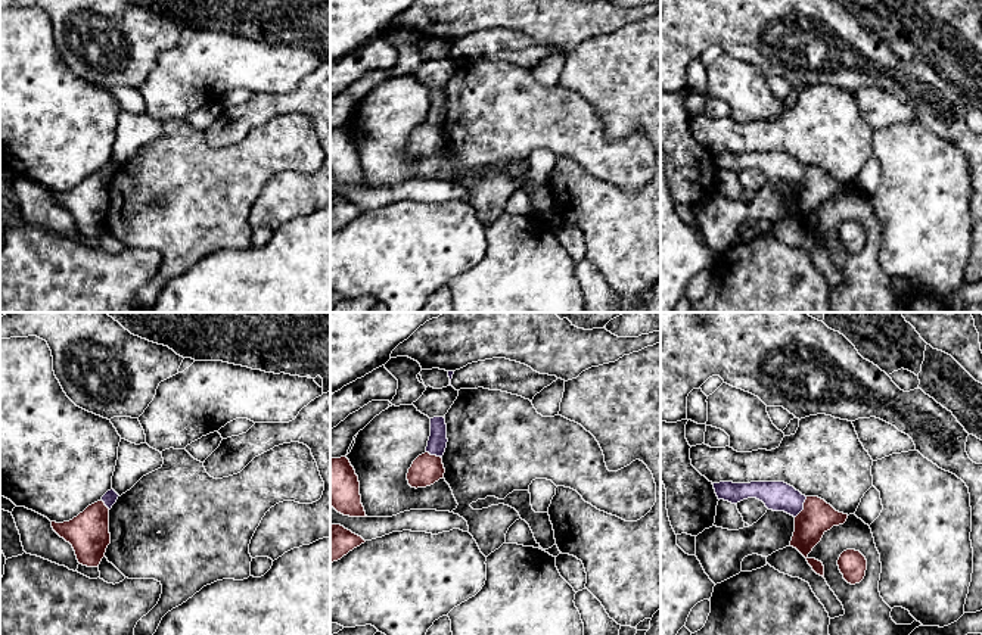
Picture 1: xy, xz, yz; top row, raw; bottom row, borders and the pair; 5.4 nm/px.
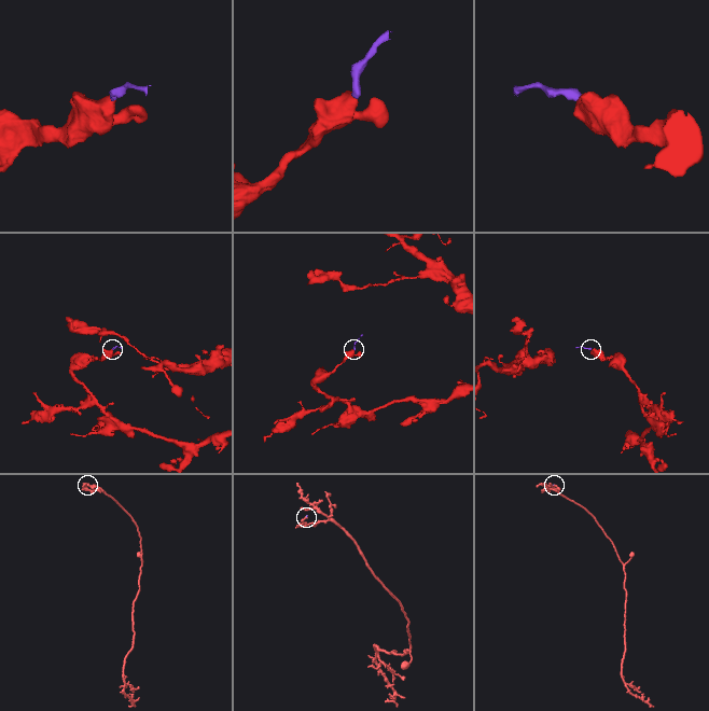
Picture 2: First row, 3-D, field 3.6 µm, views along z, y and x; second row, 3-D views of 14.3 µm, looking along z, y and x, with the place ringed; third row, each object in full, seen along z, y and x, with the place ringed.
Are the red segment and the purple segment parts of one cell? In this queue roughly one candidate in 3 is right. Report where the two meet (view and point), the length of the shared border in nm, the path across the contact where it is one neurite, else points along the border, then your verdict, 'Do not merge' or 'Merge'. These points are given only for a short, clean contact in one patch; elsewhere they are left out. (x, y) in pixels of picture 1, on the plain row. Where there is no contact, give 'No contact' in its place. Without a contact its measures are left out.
Touches red at yz (804, 177). Shared border 140 nm. Boundary: yz (807, 167), (802, 180), (795, 187). Do not merge

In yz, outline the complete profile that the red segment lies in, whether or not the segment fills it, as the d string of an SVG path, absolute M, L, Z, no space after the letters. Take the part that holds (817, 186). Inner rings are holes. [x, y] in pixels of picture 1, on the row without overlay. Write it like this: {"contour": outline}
{"contour": "M807 166L804 180L795 187L795 202L790 217L796 218L812 237L824 248L824 236L808 224L821 211L823 205L833 196L843 194L848 184L836 181L830 174L818 166Z"}

